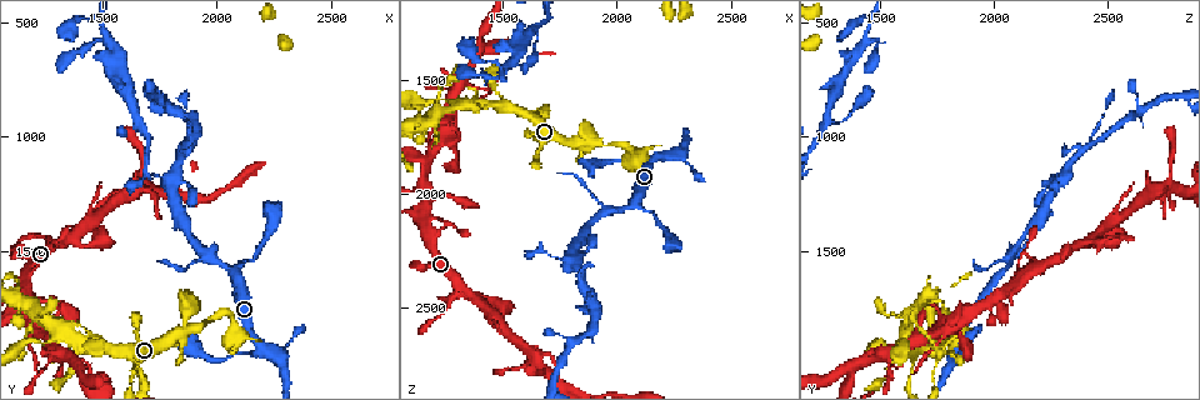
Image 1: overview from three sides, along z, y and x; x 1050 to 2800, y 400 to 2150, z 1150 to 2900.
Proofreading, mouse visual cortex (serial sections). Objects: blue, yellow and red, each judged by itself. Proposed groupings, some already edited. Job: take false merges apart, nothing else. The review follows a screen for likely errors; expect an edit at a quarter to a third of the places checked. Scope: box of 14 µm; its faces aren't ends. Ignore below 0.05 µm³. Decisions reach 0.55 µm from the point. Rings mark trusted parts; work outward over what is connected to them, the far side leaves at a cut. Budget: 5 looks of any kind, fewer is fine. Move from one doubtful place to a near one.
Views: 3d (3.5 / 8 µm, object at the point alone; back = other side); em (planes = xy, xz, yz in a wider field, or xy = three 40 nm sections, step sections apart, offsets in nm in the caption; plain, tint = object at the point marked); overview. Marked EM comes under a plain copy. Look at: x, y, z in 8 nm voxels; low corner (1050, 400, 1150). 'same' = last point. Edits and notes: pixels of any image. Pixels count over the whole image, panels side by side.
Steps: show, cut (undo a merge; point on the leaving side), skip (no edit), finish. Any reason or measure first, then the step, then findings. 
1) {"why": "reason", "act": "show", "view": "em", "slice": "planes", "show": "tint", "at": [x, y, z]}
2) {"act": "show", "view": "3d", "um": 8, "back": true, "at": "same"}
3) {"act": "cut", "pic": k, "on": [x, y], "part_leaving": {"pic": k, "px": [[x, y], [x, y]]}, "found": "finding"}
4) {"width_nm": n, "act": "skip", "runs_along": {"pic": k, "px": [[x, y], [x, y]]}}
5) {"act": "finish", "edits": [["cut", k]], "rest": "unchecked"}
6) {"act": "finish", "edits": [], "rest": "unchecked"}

{"act": "show", "view": "3d", "um": 3.5, "at": [1420, 1980, 1550]}

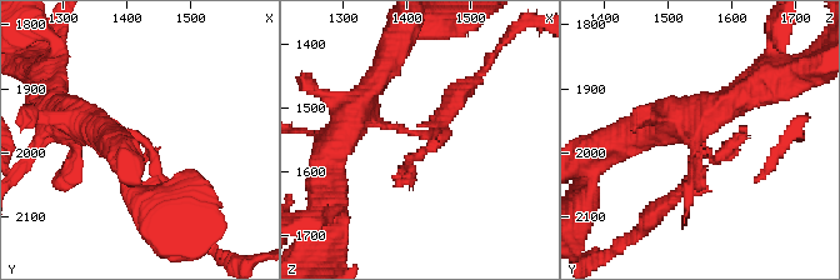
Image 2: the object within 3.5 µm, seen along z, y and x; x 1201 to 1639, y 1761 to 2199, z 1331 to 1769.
{"act": "show", "view": "em", "slice": "xy", "step": 2, "show": "tint", "at": [1420, 1980, 1545]}

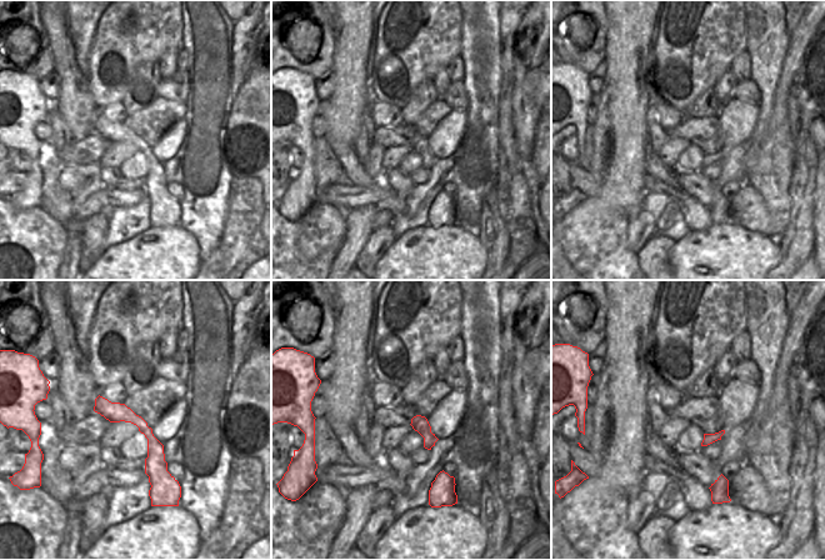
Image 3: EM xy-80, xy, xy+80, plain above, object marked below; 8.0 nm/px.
{"act": "cut", "pic": 2, "on": [739, 138], "part_leaving": {"pic": 2, "px": [[434, 135], [438, 119], [480, 70]]}, "found": "a second cell is stuck on"}

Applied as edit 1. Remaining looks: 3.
{"act": "show", "view": "overview"}

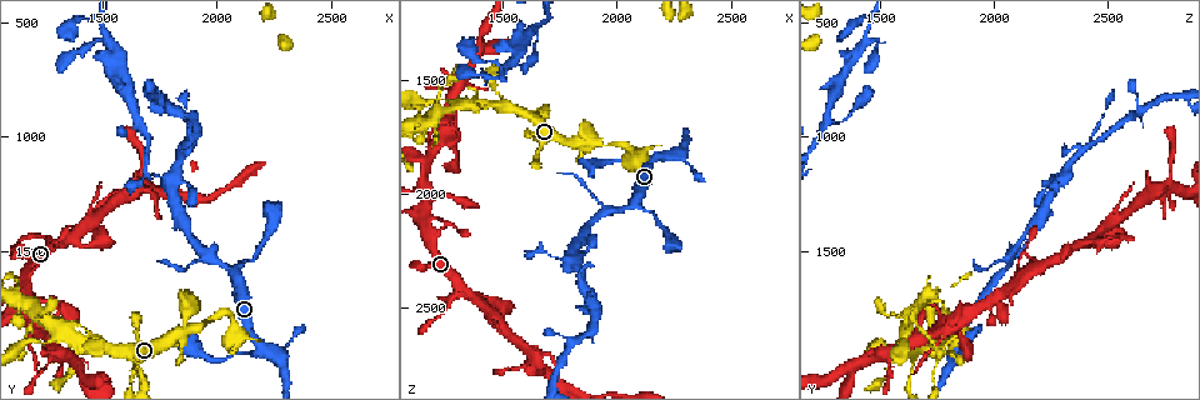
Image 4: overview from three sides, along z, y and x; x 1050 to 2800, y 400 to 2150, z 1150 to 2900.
{"why": "four or more arms meet", "act": "show", "view": "3d", "um": 8, "at": [1240, 1780, 1640]}

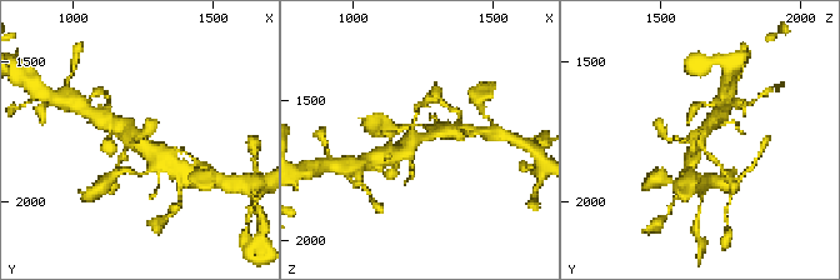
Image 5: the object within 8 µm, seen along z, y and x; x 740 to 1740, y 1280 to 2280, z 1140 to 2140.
{"arms": 4, "arm_widths_nm": [100, 200, 300, 350], "act": "show", "view": "em", "slice": "xy", "step": 5, "show": "tint", "at": [1230, 1780, 1640]}

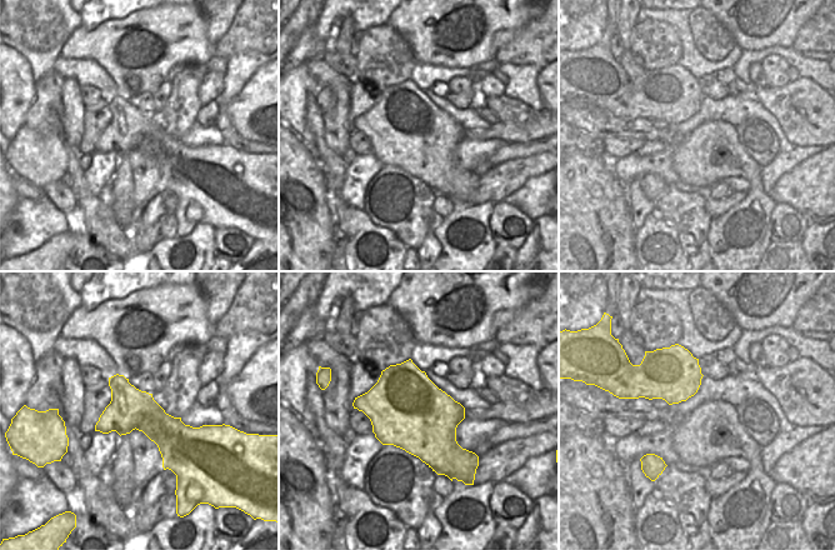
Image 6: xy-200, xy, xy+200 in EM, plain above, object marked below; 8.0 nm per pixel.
{"width_nm": 600, "act": "skip", "runs_along": {"pic": 5, "px": [[166, 160], [126, 125], [109, 120]]}, "found": "continuous, no second cell"}

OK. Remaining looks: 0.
{"act": "finish", "edits": [["cut", 2]], "rest": "unchecked"}

